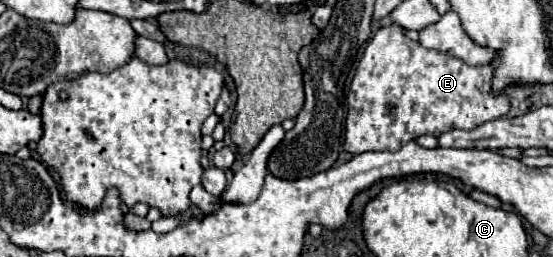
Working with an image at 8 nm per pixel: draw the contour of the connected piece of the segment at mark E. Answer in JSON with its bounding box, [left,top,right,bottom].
[345,25,509,155]

